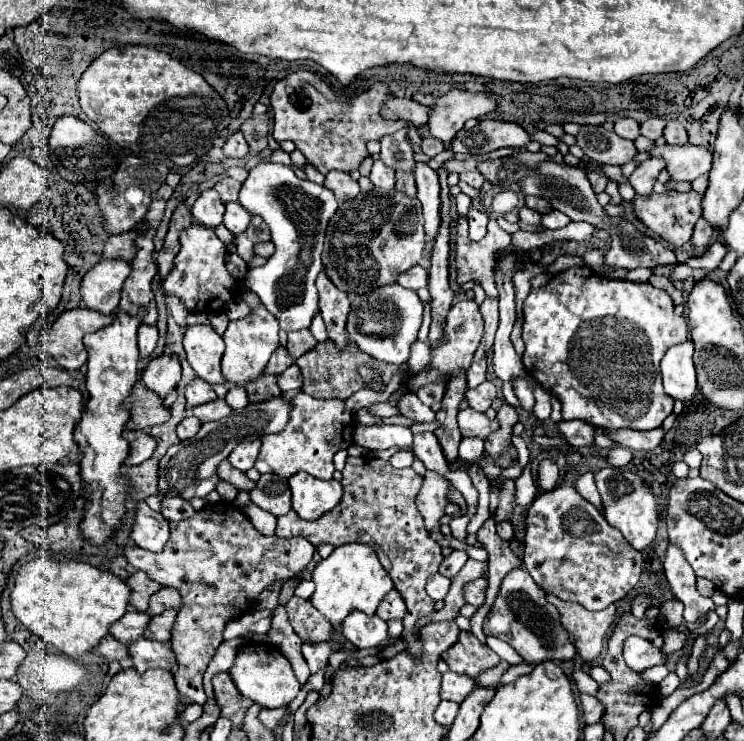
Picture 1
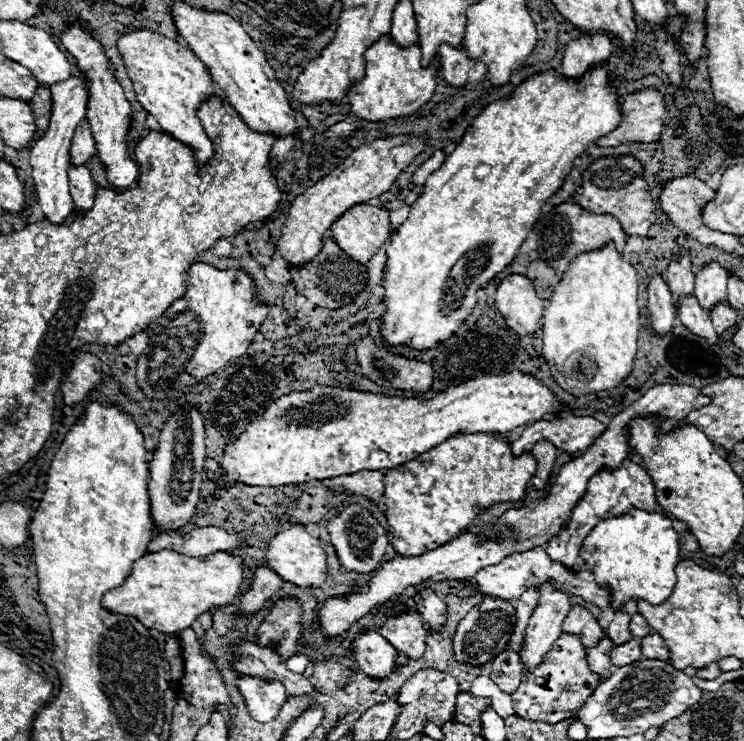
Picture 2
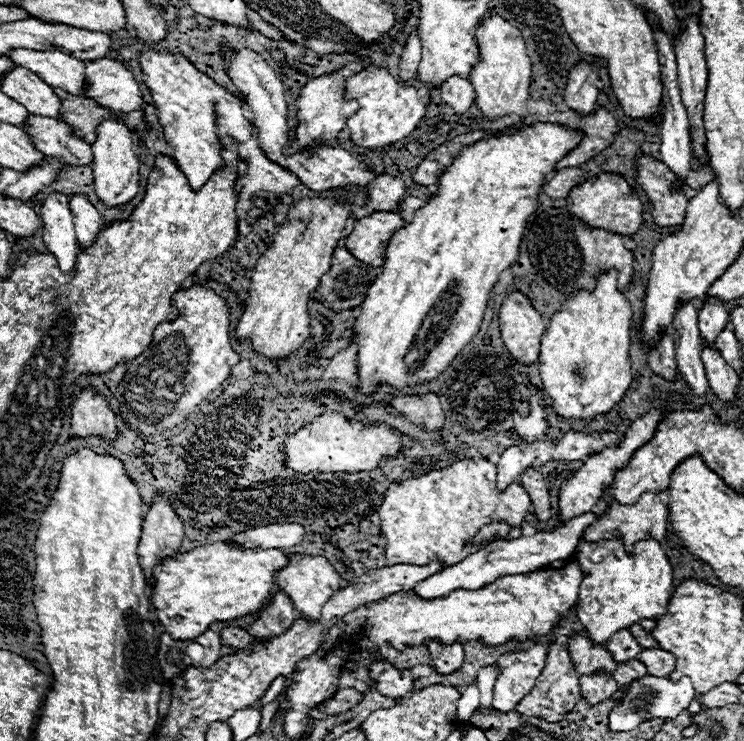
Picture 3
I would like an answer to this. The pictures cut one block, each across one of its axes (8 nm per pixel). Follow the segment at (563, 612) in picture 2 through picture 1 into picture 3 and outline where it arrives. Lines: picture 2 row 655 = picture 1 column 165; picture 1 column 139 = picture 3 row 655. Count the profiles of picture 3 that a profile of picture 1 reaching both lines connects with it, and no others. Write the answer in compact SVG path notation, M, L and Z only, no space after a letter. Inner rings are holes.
M534 644L526 652L504 654L498 658L496 666L500 674L494 684L494 708L502 714L508 714L516 704L534 688L536 678L540 676L546 662L548 646Z

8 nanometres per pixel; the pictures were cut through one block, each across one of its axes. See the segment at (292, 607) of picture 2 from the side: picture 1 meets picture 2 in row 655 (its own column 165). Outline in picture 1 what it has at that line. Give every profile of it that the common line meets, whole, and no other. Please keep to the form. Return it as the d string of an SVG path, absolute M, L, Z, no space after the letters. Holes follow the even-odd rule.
M192 224L180 234L180 252L176 254L174 268L164 278L162 288L168 296L176 296L184 302L188 312L212 314L226 308L228 300L236 298L240 284L234 274L226 268L226 244L216 236L216 232L202 224Z

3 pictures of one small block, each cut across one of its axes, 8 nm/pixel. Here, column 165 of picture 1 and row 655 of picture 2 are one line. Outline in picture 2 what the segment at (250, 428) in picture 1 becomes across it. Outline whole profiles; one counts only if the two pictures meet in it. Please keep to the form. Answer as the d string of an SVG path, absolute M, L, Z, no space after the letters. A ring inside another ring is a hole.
M486 596L484 602L478 608L472 608L456 628L454 634L456 660L472 666L490 662L494 656L498 656L504 650L508 638L512 636L514 622L516 622L516 608L510 602L500 600L498 596Z

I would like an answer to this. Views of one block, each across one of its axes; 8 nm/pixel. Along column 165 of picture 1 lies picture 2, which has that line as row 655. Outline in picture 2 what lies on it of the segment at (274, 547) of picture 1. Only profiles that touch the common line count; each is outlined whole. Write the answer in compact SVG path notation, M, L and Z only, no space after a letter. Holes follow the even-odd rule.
M562 634L552 650L546 654L544 664L540 664L534 672L524 672L518 690L512 694L514 712L532 722L548 722L556 724L570 718L578 712L586 698L596 690L598 676L592 674L586 662L586 650L582 642L572 634Z

